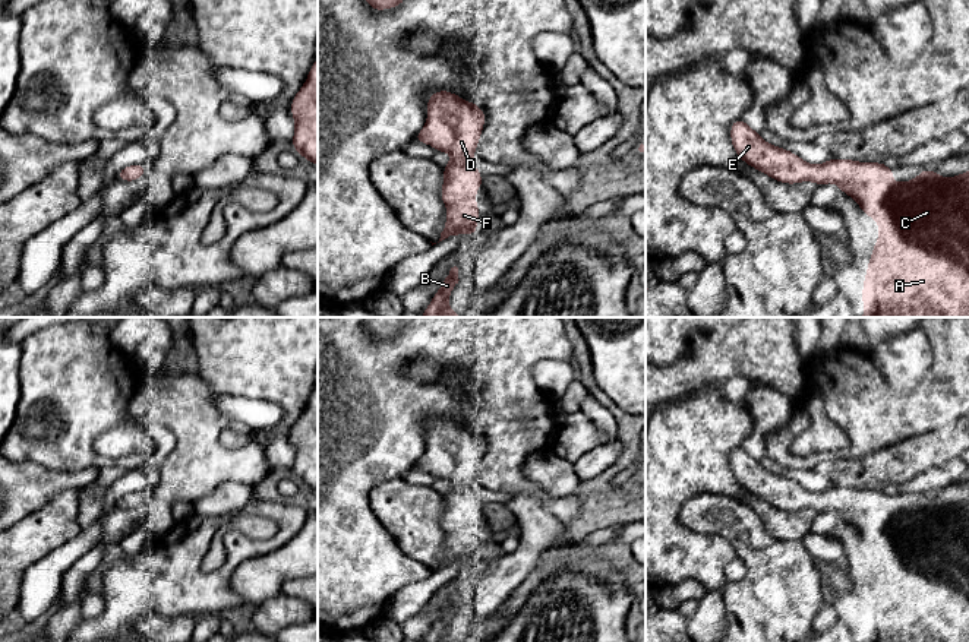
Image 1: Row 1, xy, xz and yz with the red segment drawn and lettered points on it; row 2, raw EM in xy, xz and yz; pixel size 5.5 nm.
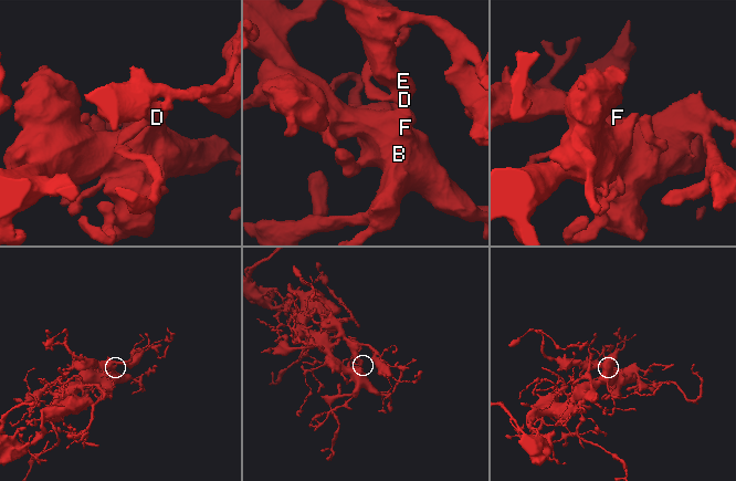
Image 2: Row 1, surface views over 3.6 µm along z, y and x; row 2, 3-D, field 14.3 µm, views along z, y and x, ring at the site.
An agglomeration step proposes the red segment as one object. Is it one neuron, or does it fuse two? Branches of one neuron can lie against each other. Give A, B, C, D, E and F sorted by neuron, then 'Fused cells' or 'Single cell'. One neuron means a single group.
Groups: A B C D E F. Single cell

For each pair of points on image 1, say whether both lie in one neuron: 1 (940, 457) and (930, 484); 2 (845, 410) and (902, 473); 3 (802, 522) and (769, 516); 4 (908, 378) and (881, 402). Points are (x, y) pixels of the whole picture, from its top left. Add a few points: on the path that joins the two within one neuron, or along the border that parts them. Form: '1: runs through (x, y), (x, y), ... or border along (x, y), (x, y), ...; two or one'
1: border along (953, 457), (934, 465); two
2: border along (892, 445), (871, 454); two
3: runs through (794, 522), (777, 522); one
4: border along (874, 363), (902, 394), (925, 376); two

